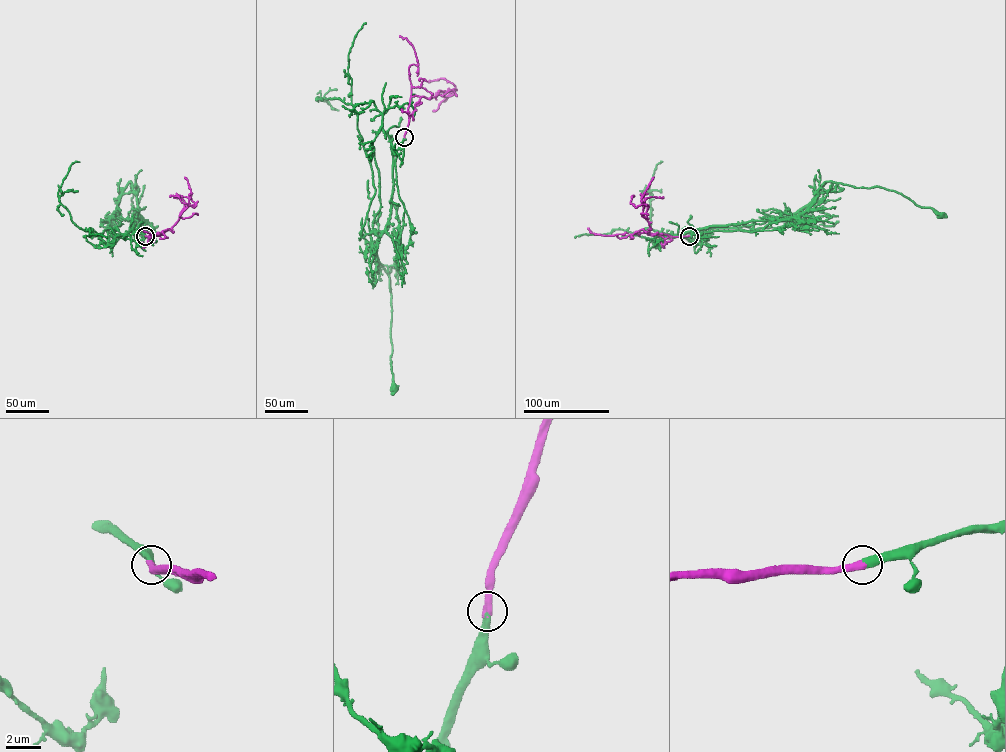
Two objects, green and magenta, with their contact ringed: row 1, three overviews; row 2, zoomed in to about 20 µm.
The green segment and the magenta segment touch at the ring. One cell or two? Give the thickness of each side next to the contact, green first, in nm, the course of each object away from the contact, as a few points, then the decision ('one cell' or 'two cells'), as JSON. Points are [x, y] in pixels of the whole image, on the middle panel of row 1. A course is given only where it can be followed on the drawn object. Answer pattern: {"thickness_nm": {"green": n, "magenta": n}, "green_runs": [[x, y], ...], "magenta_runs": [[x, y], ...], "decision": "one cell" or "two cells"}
{"thickness_nm": {"green": 400, "magenta": 440}, "green_runs": [[404, 137], [395, 161], [403, 225], [396, 261], [389, 274], [395, 388]], "magenta_runs": [[404, 137], [409, 118], [420, 98], [431, 98], [438, 94], [451, 96], [455, 87], [442, 78], [428, 82]], "decision": "one cell"}

